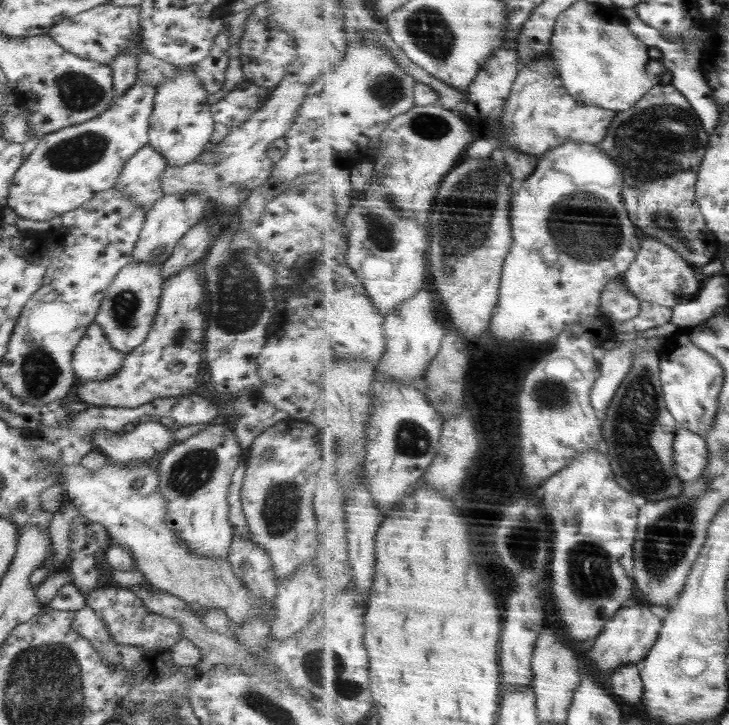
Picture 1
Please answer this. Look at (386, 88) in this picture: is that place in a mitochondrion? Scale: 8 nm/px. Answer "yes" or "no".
yes

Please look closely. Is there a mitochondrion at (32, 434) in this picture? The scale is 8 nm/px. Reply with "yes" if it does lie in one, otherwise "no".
no

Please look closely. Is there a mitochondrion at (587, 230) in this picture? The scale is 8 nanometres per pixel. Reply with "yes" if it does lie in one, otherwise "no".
yes

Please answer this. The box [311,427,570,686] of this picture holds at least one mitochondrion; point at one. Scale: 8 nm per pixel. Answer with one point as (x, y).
(521, 543)

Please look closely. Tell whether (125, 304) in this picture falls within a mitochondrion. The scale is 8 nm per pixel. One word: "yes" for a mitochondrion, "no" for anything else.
yes

